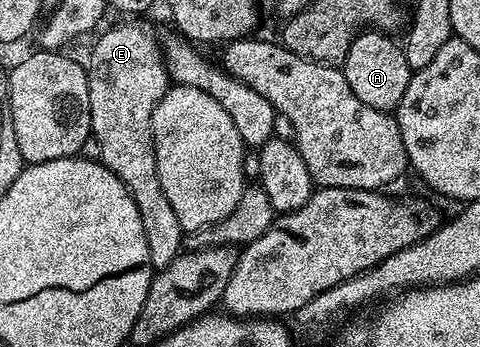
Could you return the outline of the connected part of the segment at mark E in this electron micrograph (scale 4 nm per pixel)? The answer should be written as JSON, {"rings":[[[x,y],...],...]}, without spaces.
{"rings":[[[135,19],[124,20],[124,25],[115,25],[107,29],[95,41],[91,54],[85,60],[87,82],[89,83],[89,111],[91,112],[91,135],[95,136],[101,147],[99,160],[133,195],[137,211],[141,211],[141,227],[145,227],[145,243],[149,247],[149,259],[152,270],[158,271],[173,263],[173,259],[185,245],[185,230],[181,227],[173,206],[165,191],[161,191],[161,179],[157,179],[155,162],[155,144],[151,138],[151,120],[157,103],[167,94],[169,76],[167,63],[164,61],[164,46],[143,25]]]}

